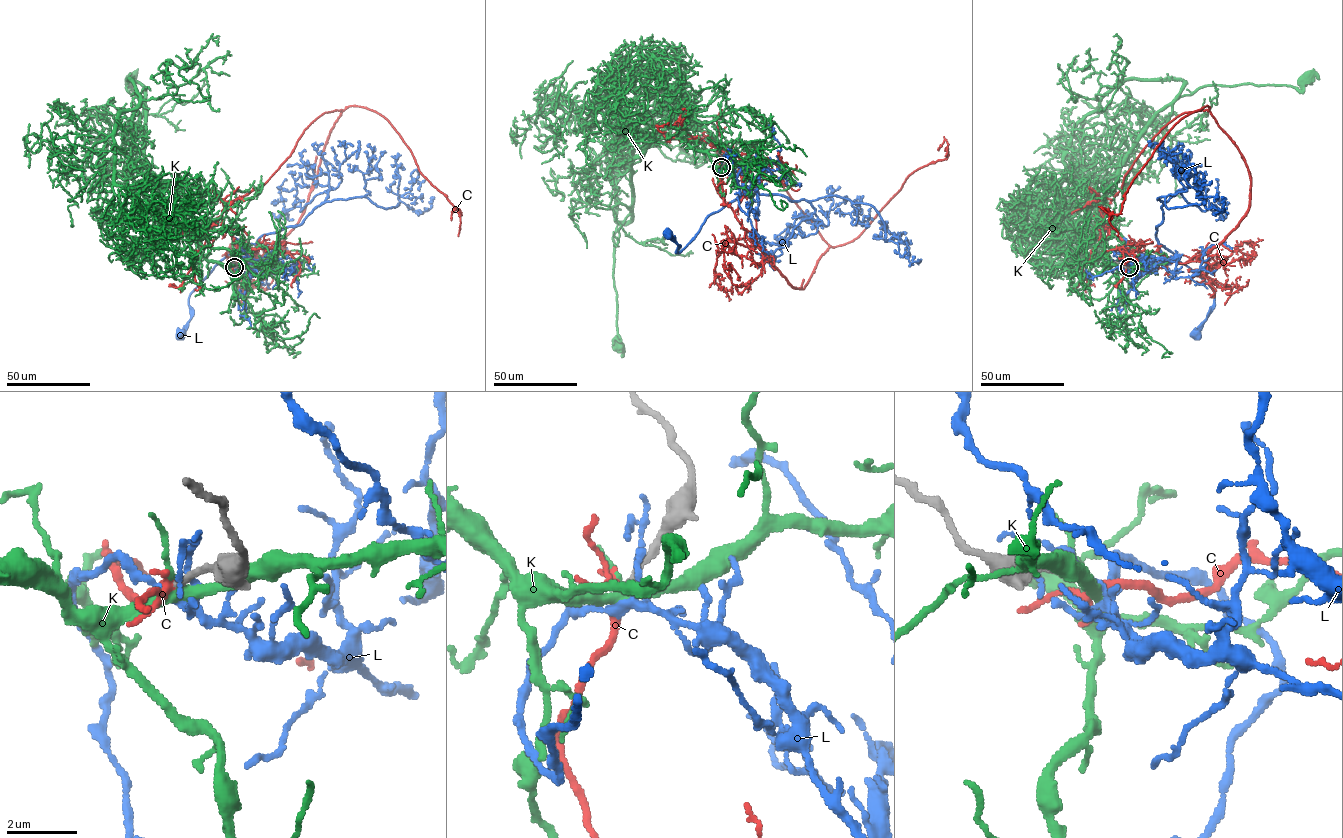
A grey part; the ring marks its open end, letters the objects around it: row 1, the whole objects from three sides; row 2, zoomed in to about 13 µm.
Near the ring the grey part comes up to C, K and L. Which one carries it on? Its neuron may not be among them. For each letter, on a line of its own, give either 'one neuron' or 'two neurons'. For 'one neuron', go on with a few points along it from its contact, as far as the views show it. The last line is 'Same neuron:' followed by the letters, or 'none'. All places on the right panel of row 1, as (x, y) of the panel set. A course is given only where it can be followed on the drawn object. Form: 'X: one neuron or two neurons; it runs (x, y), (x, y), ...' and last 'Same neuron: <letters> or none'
C: one neuron; it runs (1129, 268), (1206, 254), (1247, 210), (1245, 160), (1209, 111), (1170, 121), (1124, 177), (1083, 265), (1095, 286)
K: two neurons
L: two neurons
Same neuron: C

